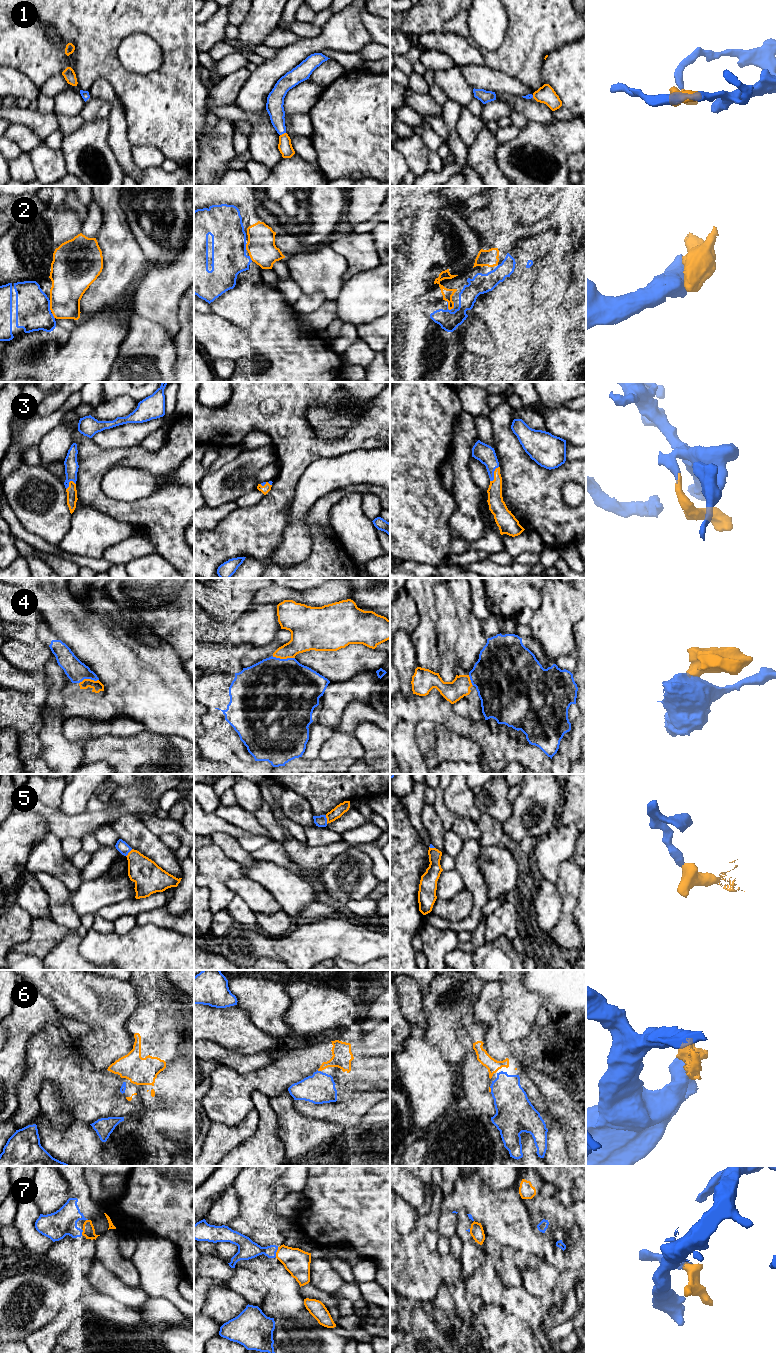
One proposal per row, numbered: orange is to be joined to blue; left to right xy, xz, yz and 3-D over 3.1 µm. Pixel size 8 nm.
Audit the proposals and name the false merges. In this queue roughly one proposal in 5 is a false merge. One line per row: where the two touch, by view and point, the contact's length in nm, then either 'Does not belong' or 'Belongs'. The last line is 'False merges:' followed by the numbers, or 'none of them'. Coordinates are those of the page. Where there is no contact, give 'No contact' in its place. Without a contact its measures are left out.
1: Touches blue at xz (282, 133). Shared border 50 nm. Belongs
2: Touches blue at yz (447, 306). Shared border 90 nm. Belongs
3: Touches blue at yz (493, 474). Shared border 140 nm. Belongs
4: Touches blue at xz (283, 659). Shared border 180 nm. Belongs
5: Touches blue at xz (326, 819). Shared border 70 nm. Belongs
6: Touches blue at xz (319, 1071). Shared border 30 nm. Belongs
7: Touches blue at xz (276, 1251). Shared border 80 nm. Belongs
False merges: none of them

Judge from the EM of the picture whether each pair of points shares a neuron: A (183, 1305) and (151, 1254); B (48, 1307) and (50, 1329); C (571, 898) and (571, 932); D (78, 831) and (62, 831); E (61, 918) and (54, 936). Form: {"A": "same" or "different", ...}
{"A": "same", "B": "different", "C": "same", "D": "same", "E": "different"}

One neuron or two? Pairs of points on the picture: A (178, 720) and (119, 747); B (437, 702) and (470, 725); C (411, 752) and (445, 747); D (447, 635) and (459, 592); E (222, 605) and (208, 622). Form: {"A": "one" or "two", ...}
{"A": "two", "B": "one", "C": "two", "D": "two", "E": "two"}

